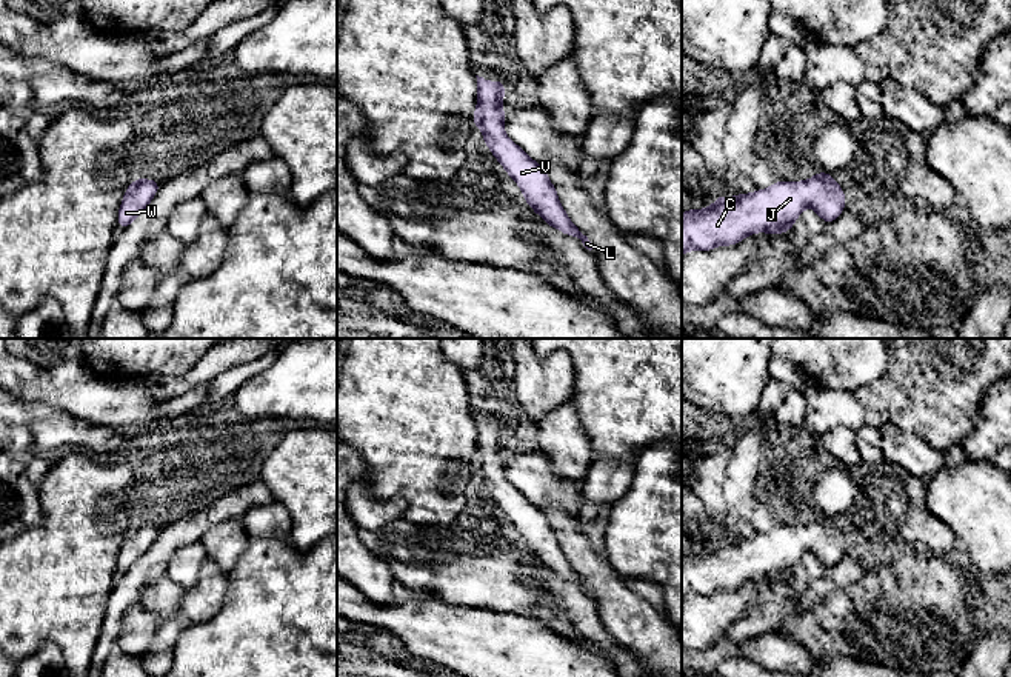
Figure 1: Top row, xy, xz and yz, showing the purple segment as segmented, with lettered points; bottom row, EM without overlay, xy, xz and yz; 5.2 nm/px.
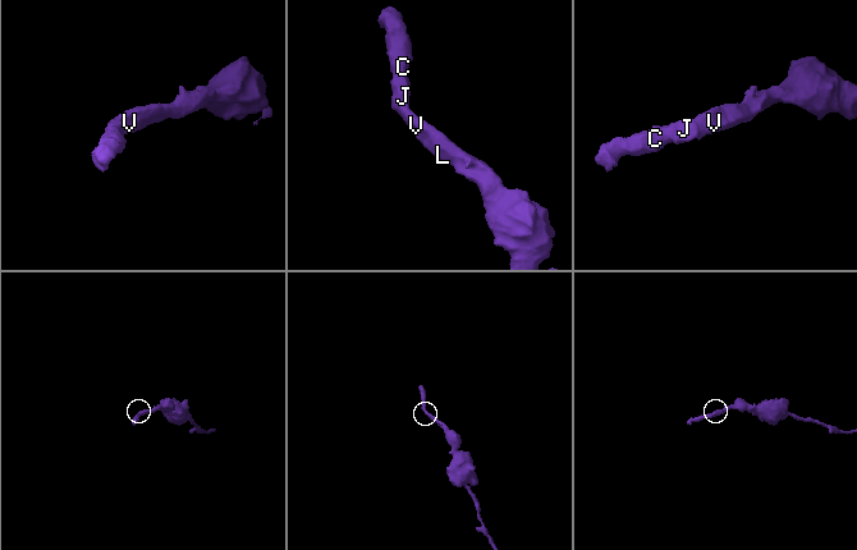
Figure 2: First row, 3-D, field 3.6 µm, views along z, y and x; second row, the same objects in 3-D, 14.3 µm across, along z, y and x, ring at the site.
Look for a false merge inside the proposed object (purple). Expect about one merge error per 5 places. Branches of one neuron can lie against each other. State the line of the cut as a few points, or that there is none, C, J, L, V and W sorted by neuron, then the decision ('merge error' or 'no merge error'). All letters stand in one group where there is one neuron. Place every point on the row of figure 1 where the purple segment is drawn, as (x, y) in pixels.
cut none; groups C J L V W; no merge error

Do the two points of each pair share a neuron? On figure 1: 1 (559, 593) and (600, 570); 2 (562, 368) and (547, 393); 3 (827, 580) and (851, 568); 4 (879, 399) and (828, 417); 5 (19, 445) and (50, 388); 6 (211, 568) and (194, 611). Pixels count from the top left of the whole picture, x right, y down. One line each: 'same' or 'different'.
1: different
2: same
3: same
4: different
5: different
6: same

